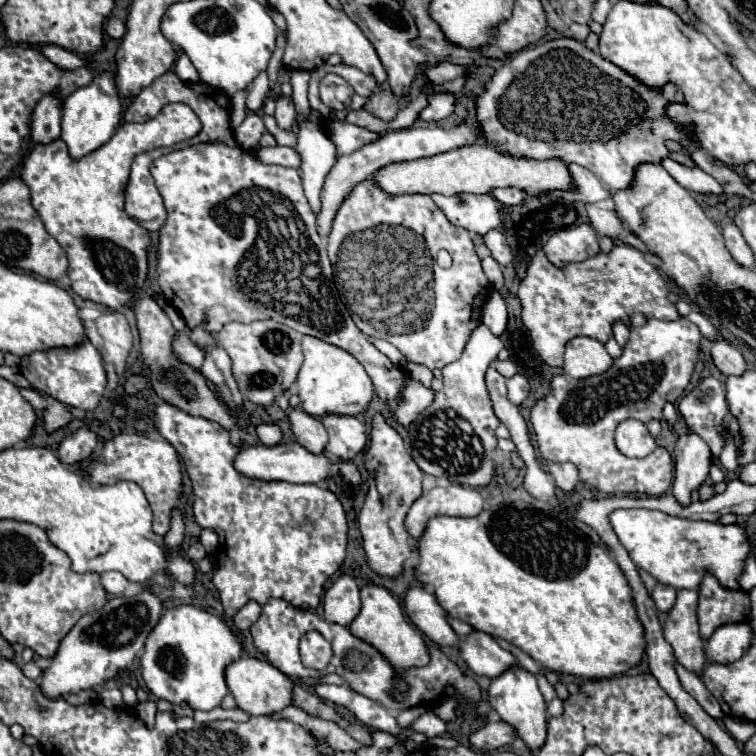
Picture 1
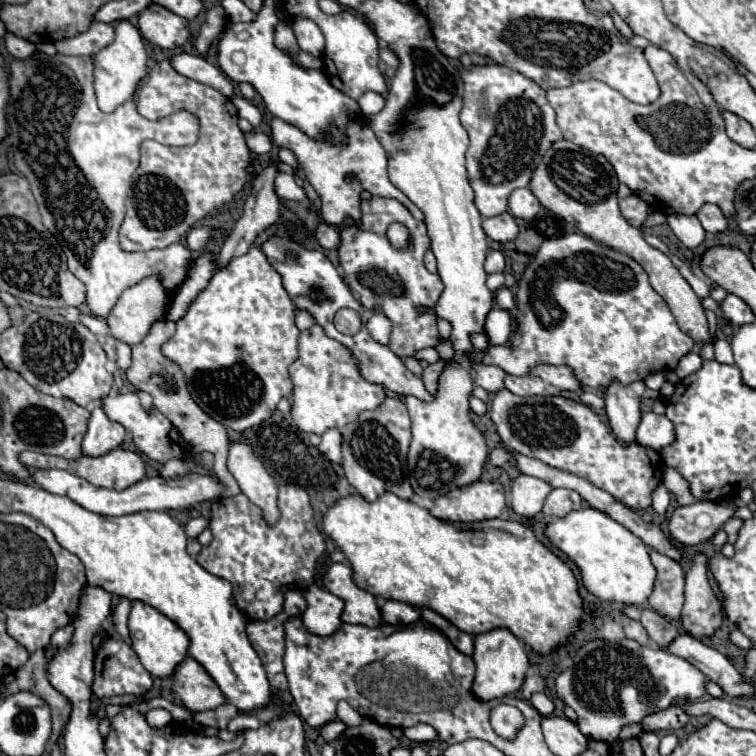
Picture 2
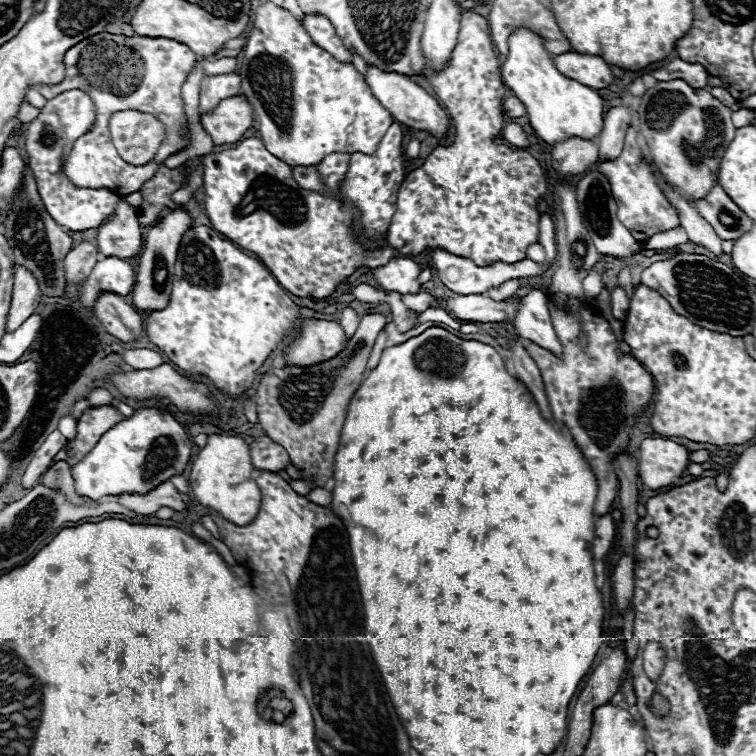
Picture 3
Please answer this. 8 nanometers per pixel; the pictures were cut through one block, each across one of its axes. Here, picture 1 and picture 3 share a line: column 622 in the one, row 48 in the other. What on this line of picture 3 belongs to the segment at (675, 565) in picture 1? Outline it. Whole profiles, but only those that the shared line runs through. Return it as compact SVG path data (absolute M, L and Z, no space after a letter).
M516 28L510 38L510 52L502 64L502 80L526 106L530 126L544 142L562 142L568 136L594 140L604 128L604 100L596 90L558 72L552 54L544 48L544 38Z

